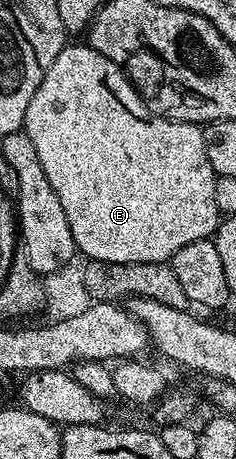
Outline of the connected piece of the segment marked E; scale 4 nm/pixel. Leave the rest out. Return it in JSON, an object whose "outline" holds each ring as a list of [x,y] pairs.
{"outline":[[[67,44],[52,60],[52,68],[44,72],[44,80],[40,80],[40,88],[32,96],[26,113],[24,132],[32,145],[36,147],[36,156],[40,156],[40,164],[44,164],[44,176],[48,176],[48,184],[52,184],[52,192],[56,192],[60,205],[64,207],[64,216],[68,216],[68,228],[72,228],[72,240],[77,253],[87,254],[87,259],[95,262],[164,262],[169,263],[170,257],[184,244],[192,244],[201,238],[210,238],[218,229],[220,215],[216,208],[216,177],[212,164],[208,164],[208,152],[204,152],[203,127],[193,122],[174,122],[170,118],[162,118],[153,114],[142,103],[142,97],[134,91],[134,86],[125,72],[112,60],[108,60],[100,52],[96,52],[88,44],[74,46]]]}

